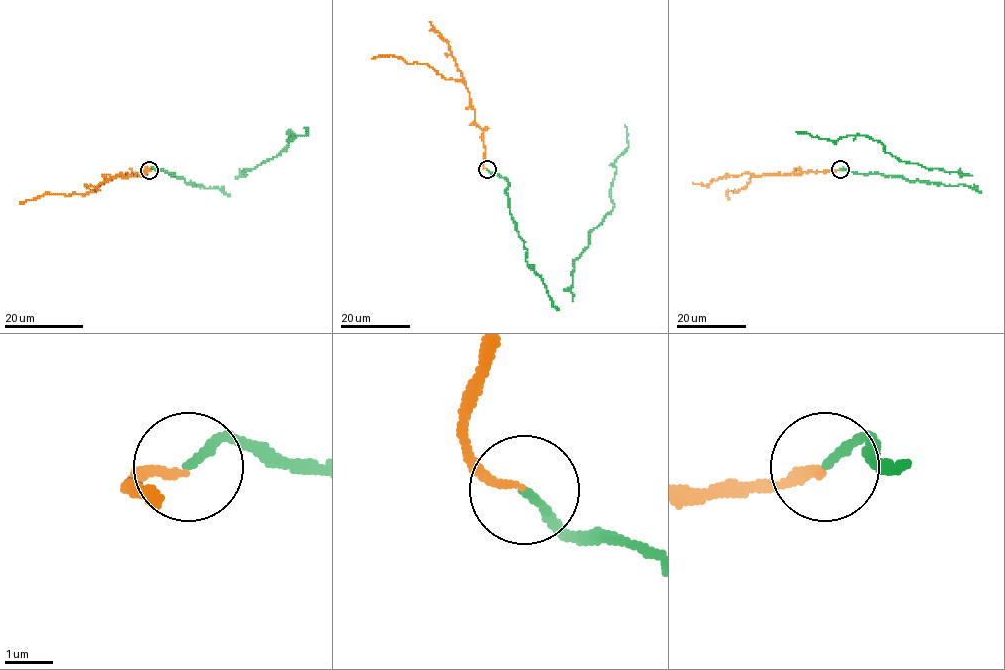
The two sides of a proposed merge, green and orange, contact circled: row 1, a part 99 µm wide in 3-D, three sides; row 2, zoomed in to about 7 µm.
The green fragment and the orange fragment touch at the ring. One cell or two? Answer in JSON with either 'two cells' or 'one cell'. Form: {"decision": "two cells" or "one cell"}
{"decision": "one cell"}

